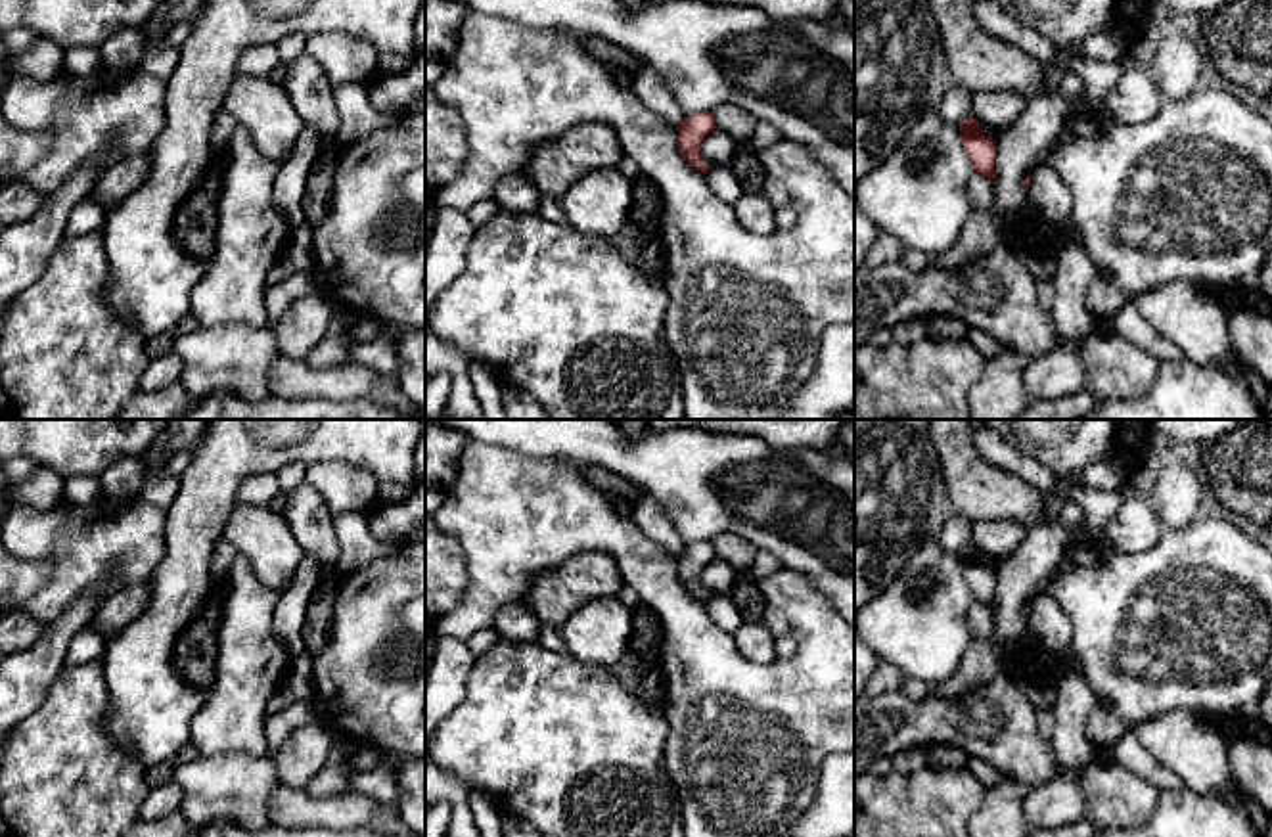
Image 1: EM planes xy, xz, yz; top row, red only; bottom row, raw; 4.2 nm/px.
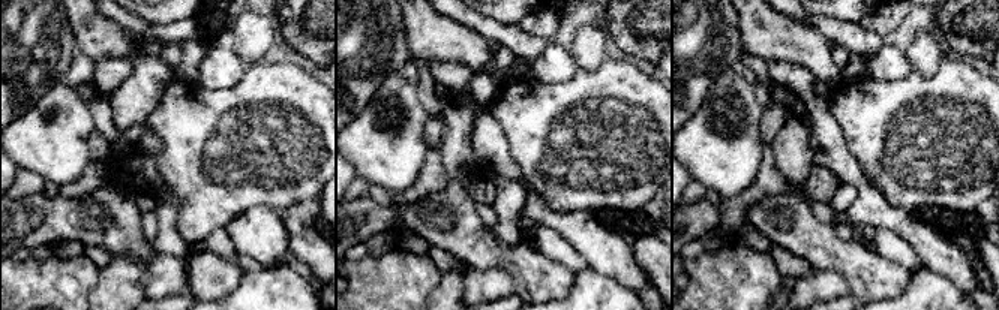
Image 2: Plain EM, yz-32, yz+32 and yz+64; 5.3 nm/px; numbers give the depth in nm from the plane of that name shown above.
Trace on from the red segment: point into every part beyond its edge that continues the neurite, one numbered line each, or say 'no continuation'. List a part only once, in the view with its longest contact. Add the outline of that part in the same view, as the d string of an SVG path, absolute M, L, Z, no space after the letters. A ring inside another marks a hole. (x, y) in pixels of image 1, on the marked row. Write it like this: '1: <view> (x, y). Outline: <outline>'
no continuation

